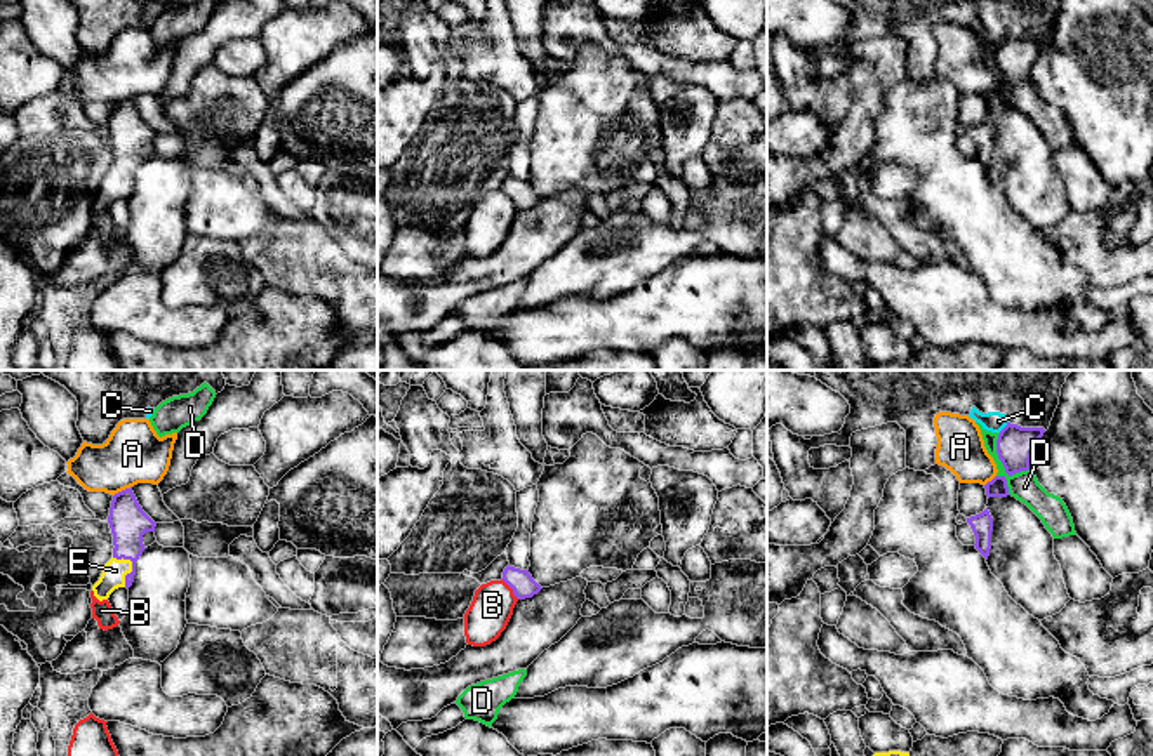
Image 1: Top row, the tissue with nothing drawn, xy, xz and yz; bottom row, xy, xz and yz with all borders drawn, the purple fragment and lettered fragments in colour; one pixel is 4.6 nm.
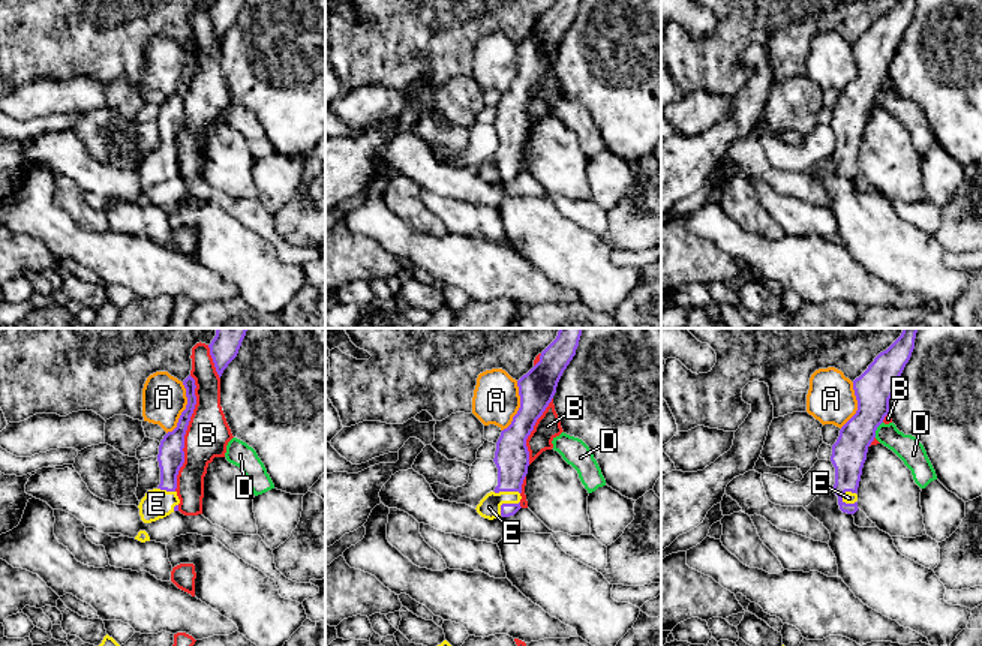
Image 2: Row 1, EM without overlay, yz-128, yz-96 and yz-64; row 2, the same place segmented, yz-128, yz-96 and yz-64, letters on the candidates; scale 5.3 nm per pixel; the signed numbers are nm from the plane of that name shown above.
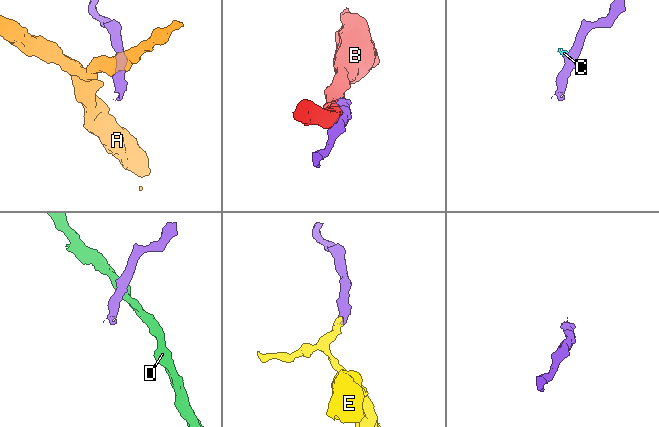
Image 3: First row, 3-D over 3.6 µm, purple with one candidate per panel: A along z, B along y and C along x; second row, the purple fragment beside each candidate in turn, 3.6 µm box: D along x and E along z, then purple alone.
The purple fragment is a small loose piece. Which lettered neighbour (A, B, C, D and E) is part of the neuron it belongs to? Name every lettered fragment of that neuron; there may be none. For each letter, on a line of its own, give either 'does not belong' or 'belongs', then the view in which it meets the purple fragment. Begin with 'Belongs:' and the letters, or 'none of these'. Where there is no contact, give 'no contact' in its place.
Belongs: E
A: does not belong; contact in xy
B: does not belong; contact in xz
C: does not belong; contact in yz
D: does not belong; contact in yz
E: belongs; contact in xy

